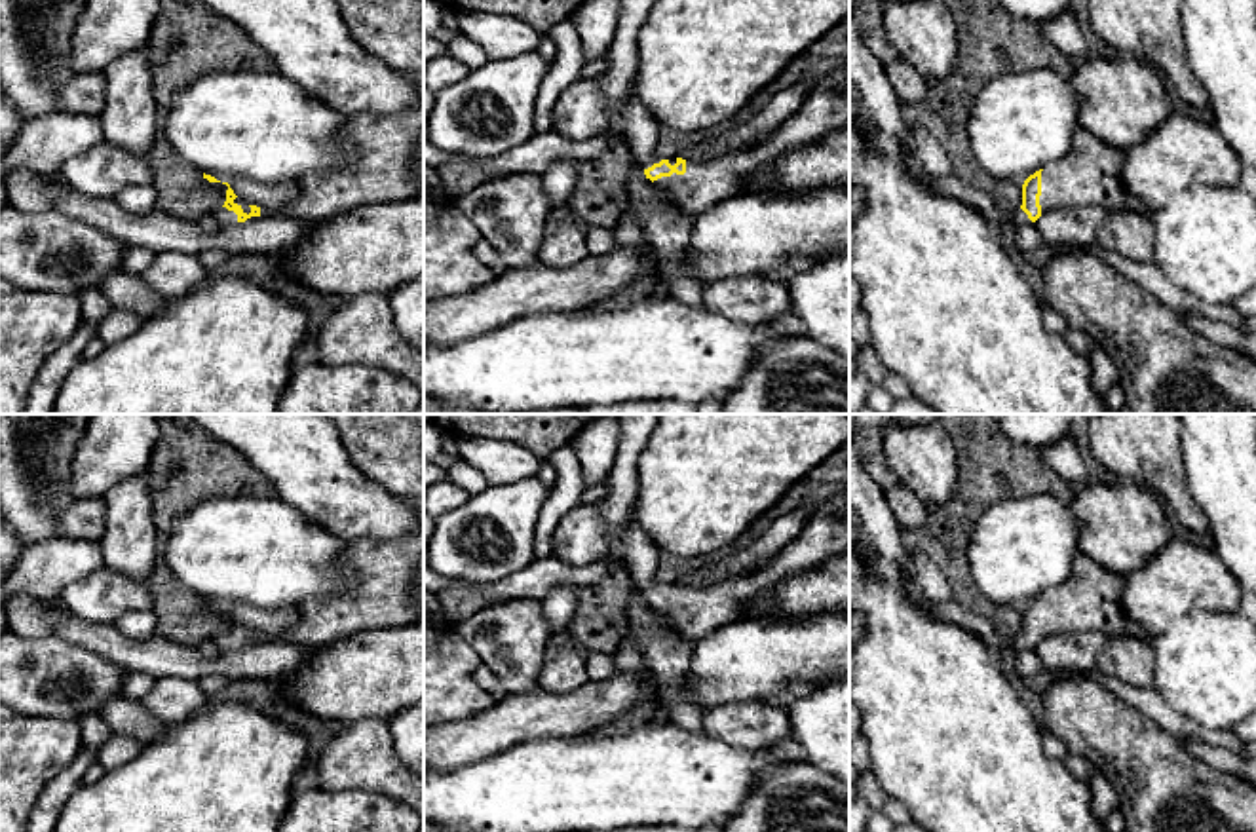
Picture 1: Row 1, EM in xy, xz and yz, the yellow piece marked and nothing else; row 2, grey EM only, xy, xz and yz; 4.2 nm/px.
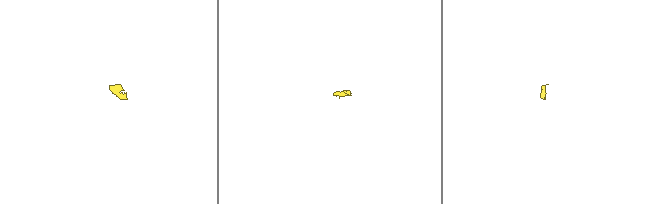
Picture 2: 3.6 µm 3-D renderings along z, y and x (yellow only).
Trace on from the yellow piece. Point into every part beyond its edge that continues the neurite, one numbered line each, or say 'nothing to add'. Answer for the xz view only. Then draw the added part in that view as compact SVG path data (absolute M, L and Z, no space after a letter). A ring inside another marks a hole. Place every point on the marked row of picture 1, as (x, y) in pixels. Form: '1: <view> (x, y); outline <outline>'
1: xz (641, 135); outline M633 85L625 101L625 139L642 169L659 163L656 156L659 123L650 116L648 106L635 95Z
2: xz (705, 185); outline M817 87L762 144L724 154L705 163L686 161L686 173L661 177L652 184L667 203L695 218L724 199L747 194L770 165L792 150L811 146L849 125L849 99L830 87Z

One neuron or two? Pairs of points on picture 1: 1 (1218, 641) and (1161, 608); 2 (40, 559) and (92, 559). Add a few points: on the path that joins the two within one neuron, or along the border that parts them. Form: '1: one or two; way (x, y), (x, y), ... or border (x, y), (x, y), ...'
1: two; border (1220, 612), (1190, 610), (1152, 639)
2: one; way (54, 559), (78, 559)

